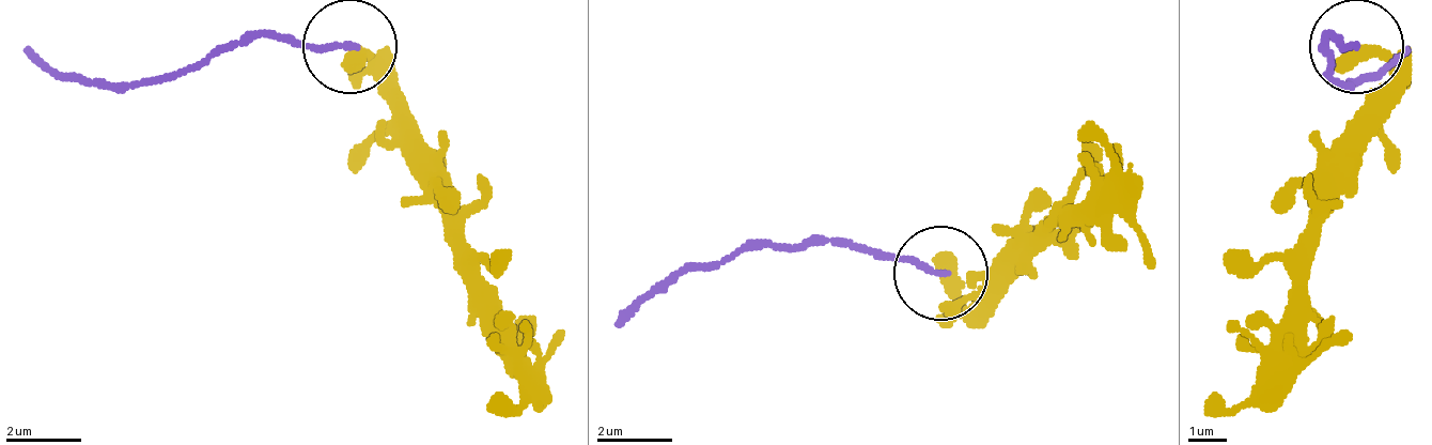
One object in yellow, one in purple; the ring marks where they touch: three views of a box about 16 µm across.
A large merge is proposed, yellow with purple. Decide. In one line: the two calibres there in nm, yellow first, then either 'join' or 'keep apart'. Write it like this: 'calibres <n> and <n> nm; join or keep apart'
calibres 480 and 170 nm; keep apart

